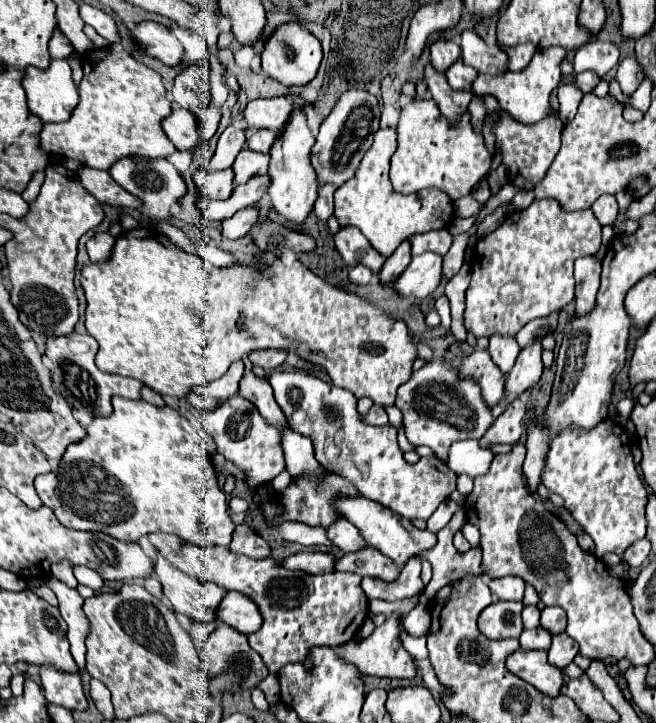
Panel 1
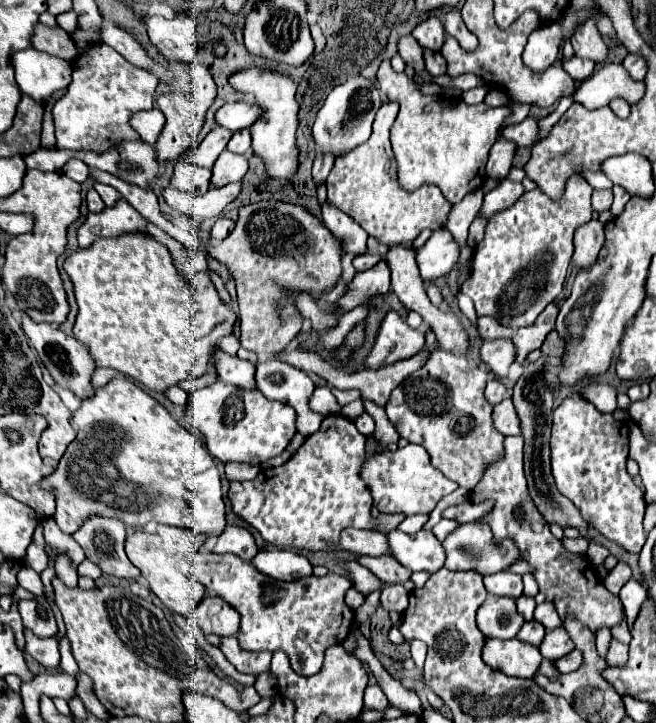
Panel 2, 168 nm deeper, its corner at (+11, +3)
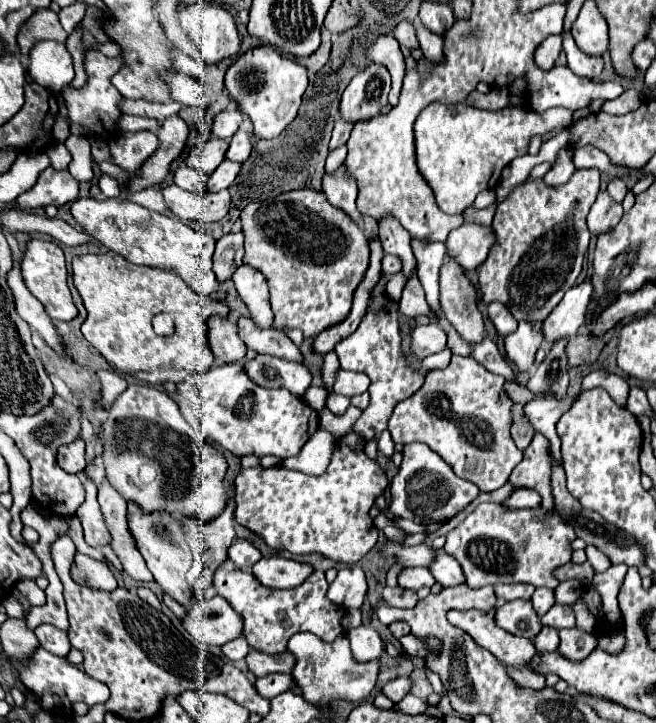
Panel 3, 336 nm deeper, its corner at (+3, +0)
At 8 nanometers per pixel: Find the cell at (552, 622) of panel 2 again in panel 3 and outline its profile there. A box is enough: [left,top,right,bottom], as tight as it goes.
[541,605,575,629]

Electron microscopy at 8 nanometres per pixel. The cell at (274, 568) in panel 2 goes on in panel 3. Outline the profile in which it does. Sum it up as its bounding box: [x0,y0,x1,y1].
[253,557,313,587]

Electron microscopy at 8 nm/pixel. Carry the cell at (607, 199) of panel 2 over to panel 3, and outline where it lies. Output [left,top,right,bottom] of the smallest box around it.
[607,179,629,203]

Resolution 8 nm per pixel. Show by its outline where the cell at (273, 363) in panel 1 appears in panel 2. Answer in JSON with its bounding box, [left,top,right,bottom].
[89,168,341,356]

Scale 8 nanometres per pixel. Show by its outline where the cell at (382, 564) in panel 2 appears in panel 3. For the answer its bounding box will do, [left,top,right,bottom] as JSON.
[399,567,435,589]

